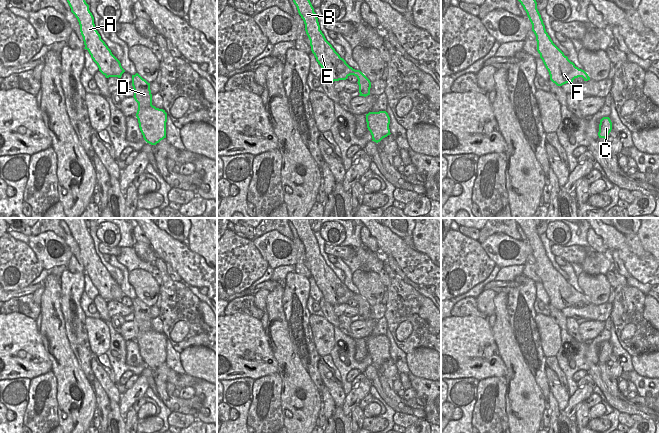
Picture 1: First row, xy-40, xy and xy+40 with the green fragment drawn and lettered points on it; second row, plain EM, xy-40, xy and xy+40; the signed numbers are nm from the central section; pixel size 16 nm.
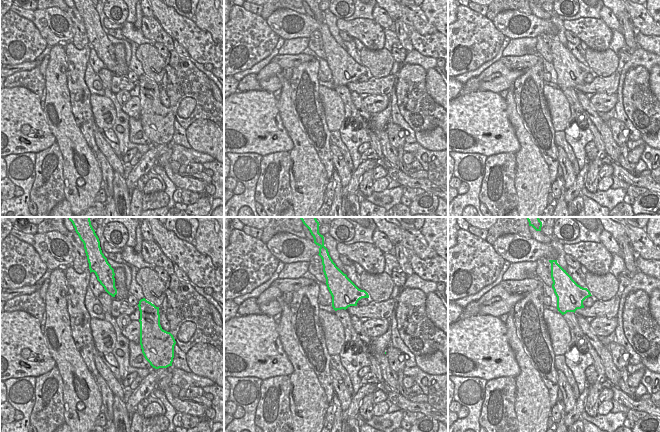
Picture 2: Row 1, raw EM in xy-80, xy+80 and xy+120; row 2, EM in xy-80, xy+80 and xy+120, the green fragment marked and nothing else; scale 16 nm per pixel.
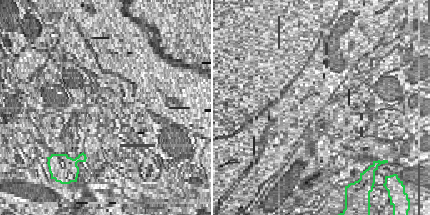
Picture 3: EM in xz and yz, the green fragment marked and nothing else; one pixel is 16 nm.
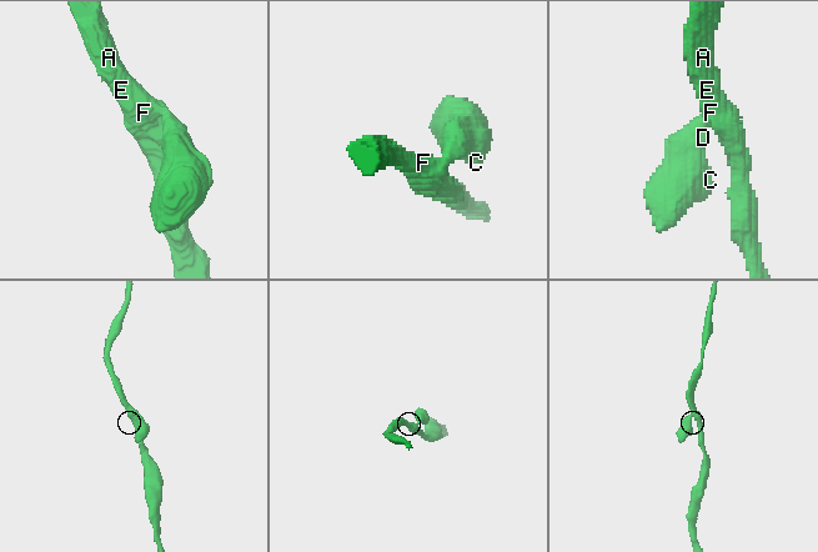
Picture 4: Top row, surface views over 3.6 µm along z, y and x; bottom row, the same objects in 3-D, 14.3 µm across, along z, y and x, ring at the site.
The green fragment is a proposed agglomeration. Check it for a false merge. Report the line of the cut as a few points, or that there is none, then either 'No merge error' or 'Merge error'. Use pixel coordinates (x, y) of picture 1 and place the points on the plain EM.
No split. No merge error

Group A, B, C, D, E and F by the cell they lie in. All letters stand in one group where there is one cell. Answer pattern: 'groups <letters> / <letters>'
groups A B C D E F

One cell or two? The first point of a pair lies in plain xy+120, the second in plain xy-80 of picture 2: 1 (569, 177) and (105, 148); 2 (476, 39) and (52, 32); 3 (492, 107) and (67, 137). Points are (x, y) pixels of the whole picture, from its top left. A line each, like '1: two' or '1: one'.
1: one
2: two
3: two

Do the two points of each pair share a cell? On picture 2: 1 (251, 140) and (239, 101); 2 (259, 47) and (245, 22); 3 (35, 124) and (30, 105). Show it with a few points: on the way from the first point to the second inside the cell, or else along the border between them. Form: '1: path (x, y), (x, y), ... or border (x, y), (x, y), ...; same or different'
1: path (251, 130), (251, 126), (244, 119), (241, 111); same
2: path (254, 41), (245, 32), (245, 28); same
3: path (35, 119), (33, 110); same

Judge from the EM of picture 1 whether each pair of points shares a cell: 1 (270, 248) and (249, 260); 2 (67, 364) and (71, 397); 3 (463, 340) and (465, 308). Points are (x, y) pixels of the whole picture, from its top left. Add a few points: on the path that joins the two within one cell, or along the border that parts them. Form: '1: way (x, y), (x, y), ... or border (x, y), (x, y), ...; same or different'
1: border (251, 240), (269, 266); different
2: way (68, 372), (69, 389); same
3: border (451, 315), (487, 317); different

